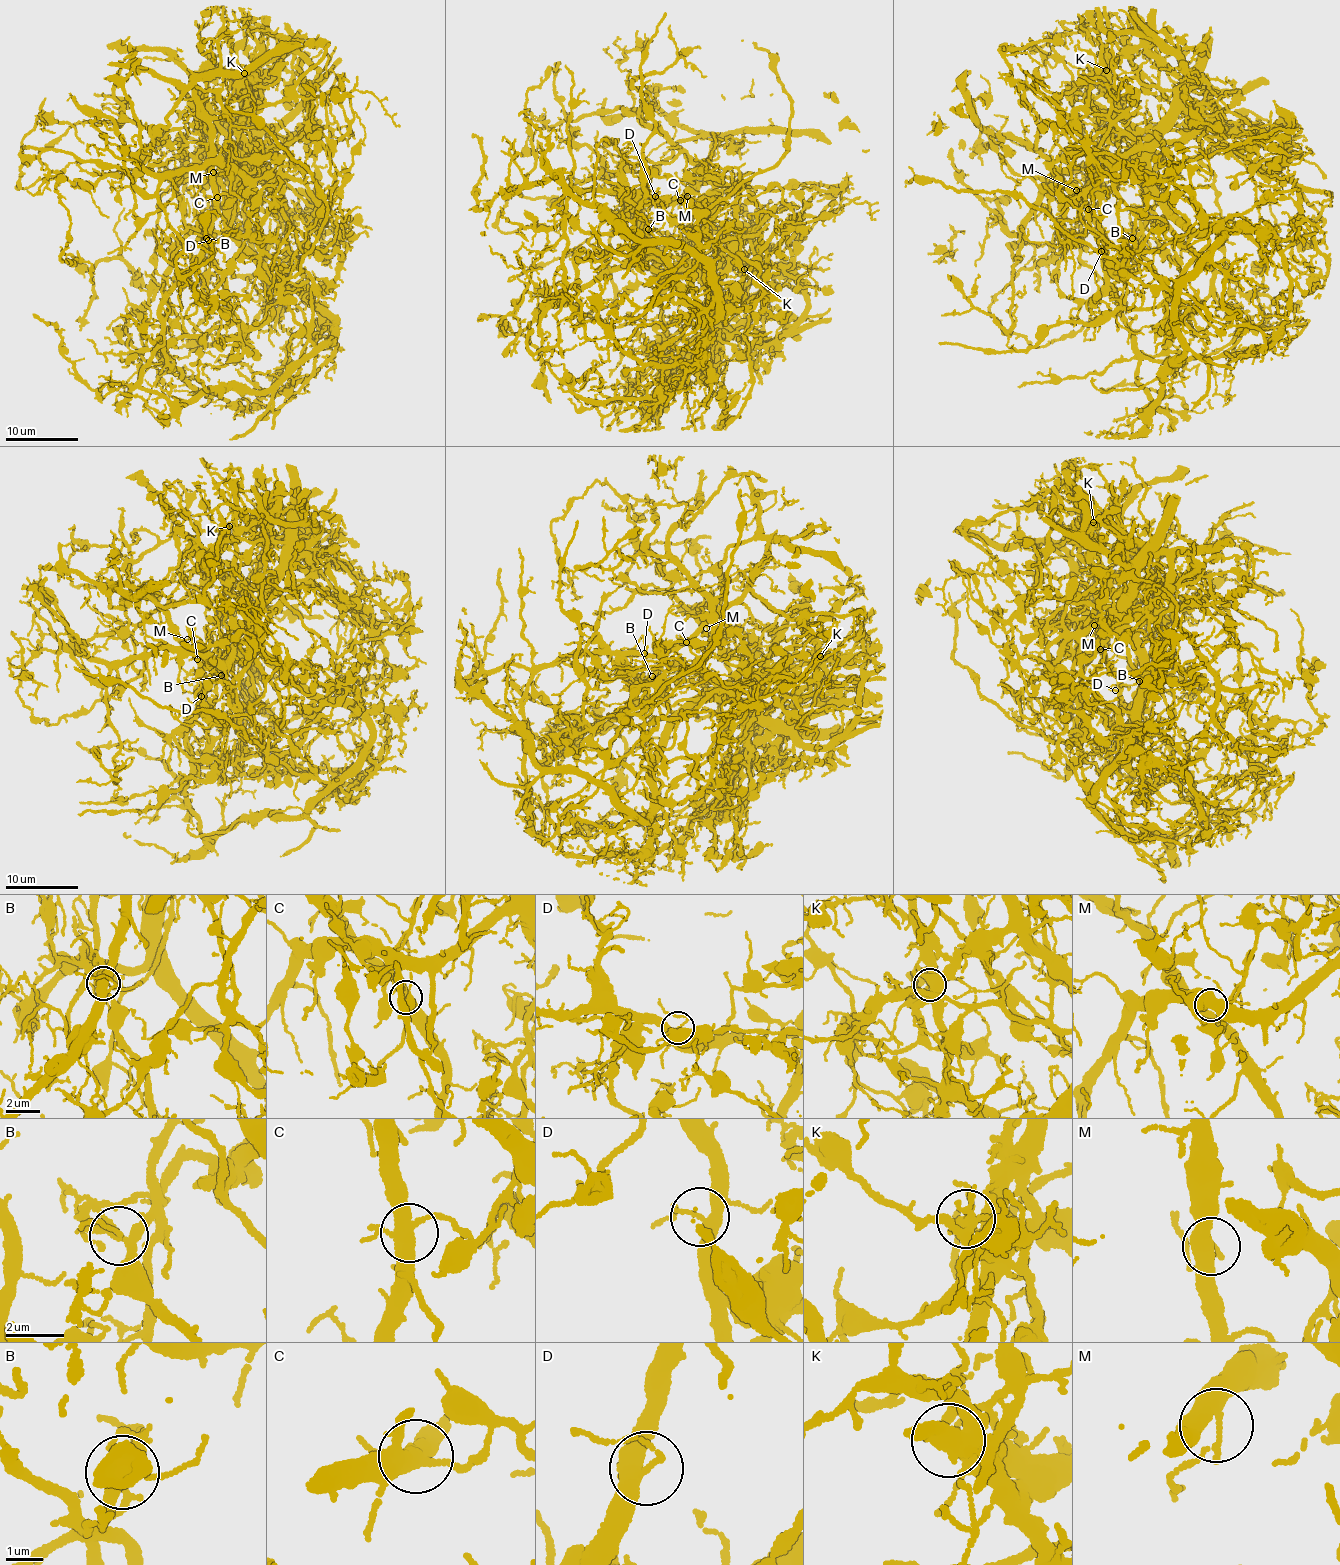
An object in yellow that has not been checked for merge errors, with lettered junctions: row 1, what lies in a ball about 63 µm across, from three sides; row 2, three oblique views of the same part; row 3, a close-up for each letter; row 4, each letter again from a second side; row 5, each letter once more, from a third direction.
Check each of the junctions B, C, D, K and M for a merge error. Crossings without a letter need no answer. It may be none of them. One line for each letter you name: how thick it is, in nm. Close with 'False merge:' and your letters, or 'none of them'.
B: calibre 280 nm
C: calibre 420 nm
K: calibre 240 nm
False merge: B, C, K

